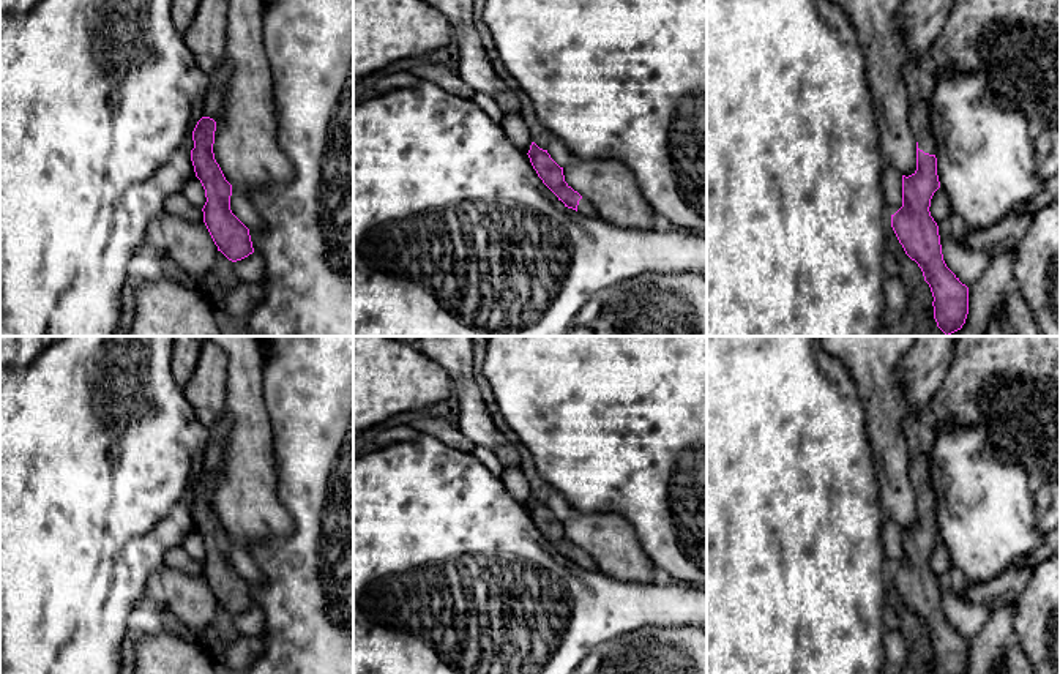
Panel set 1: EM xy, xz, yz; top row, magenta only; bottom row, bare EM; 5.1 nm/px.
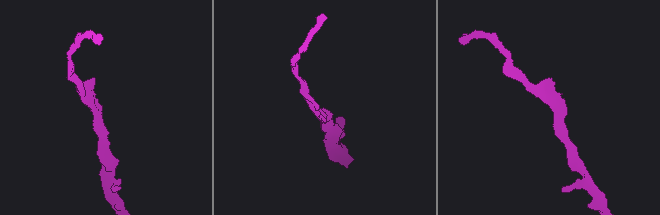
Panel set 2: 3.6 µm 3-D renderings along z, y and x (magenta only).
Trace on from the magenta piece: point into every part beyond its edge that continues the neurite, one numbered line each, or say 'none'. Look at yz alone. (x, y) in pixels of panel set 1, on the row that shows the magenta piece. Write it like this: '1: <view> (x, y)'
1: yz (920, 76)

